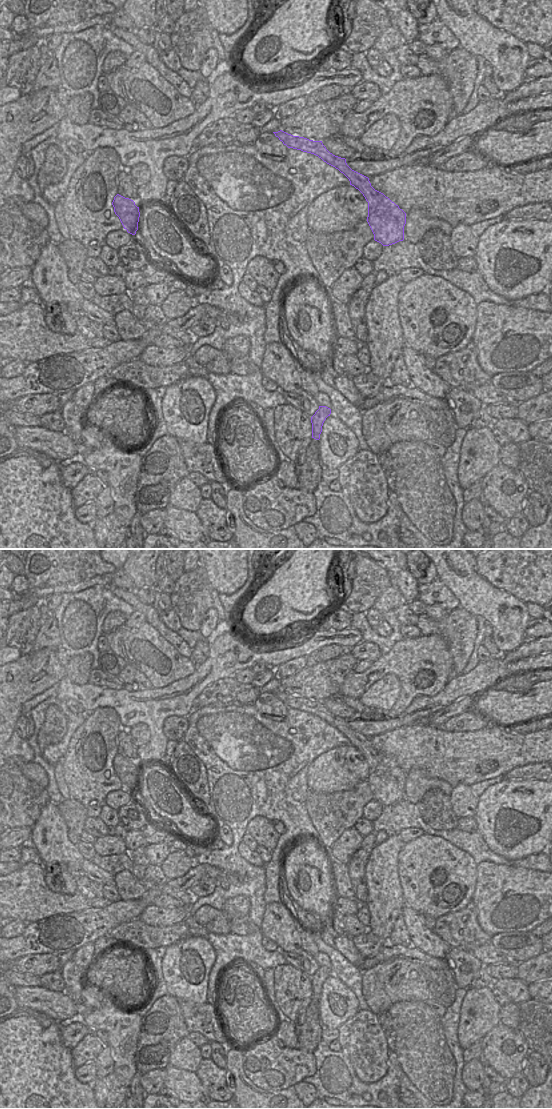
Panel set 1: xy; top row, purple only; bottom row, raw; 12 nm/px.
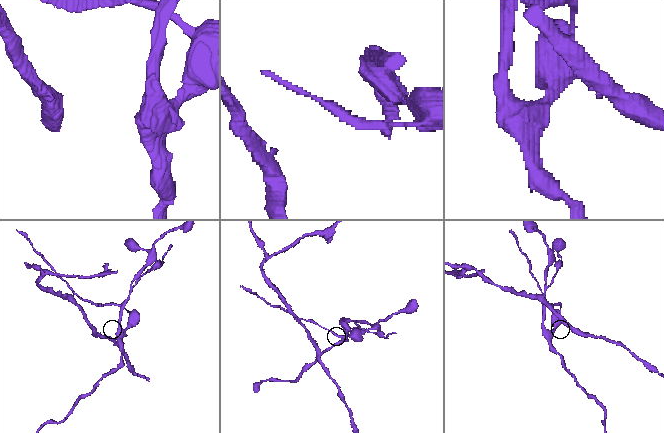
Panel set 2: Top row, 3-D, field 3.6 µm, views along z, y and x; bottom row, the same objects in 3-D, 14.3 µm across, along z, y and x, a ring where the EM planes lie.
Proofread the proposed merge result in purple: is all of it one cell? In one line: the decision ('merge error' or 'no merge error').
merge error

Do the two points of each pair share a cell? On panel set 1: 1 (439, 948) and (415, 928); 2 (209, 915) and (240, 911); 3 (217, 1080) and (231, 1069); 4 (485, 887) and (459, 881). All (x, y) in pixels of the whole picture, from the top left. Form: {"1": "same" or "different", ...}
{"1": "same", "2": "different", "3": "different", "4": "different"}

